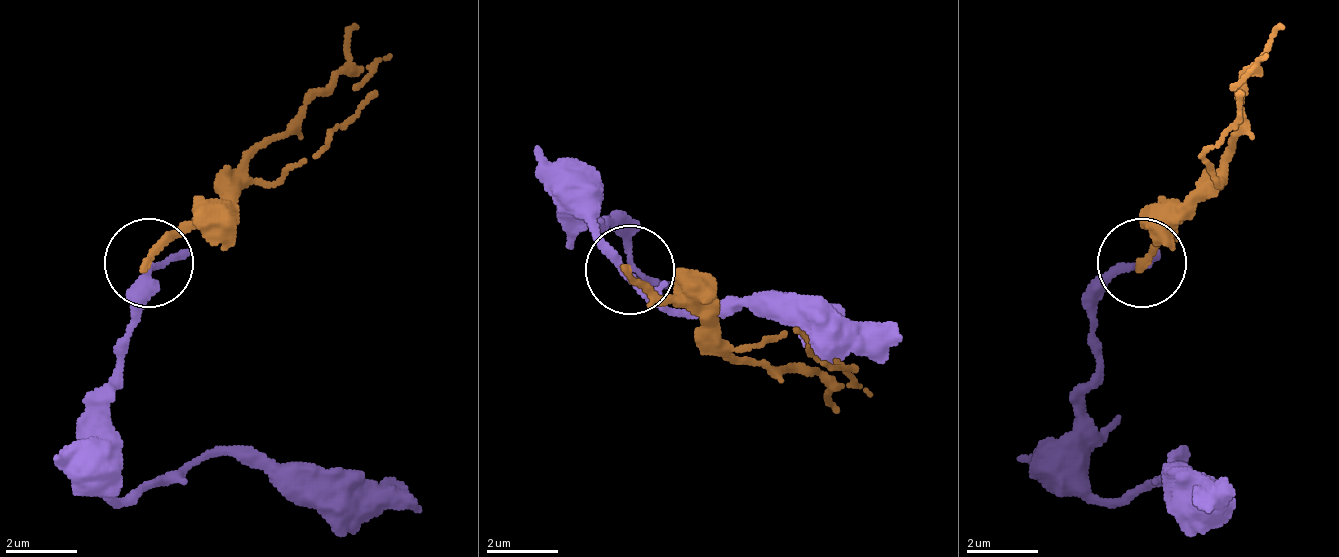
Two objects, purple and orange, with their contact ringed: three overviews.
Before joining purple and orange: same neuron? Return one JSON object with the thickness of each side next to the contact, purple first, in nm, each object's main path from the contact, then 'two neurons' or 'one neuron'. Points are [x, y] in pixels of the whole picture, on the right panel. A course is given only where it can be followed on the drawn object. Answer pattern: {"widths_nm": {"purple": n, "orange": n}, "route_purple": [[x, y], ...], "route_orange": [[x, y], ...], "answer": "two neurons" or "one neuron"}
{"widths_nm": {"purple": 160, "orange": 240}, "route_purple": [[1139, 261], [1094, 305], [1085, 483], [1130, 501], [1183, 457], [1183, 465], [1210, 510]], "route_orange": [[1139, 261], [1219, 172], [1237, 83], [1281, 20]], "answer": "two neurons"}

